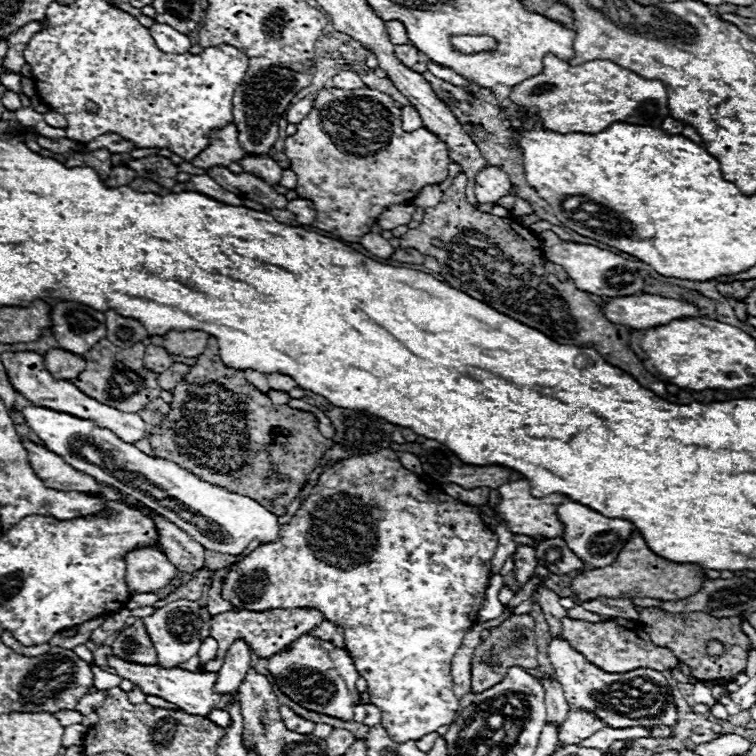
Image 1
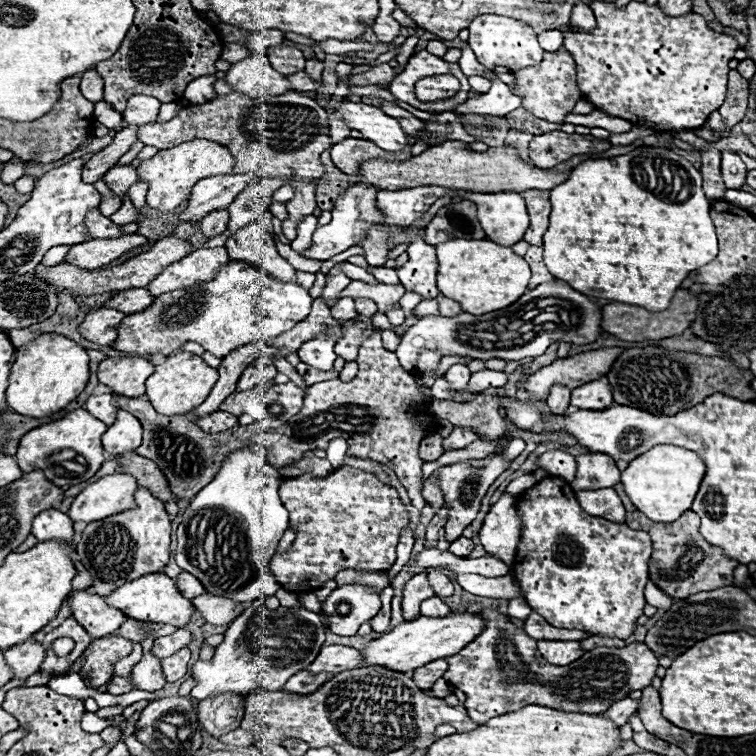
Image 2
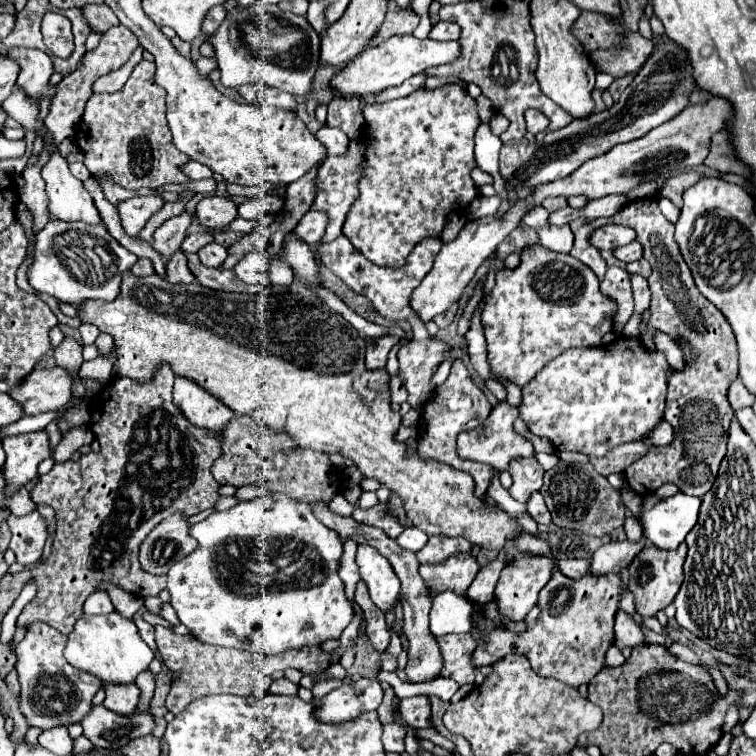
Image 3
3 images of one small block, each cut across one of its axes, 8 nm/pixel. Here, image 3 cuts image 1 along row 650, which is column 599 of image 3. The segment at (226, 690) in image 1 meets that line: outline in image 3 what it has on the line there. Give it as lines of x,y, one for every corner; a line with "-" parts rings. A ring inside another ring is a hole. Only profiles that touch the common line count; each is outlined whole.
602,226
590,234
590,244
598,250
614,250
618,246
630,244
636,232
628,226

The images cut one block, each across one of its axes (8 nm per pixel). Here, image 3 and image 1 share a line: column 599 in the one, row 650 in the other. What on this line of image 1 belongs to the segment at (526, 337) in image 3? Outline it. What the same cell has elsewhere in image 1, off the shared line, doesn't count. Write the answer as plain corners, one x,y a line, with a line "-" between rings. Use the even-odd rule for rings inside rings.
306,632
290,642
288,650
280,650
270,656
268,670
274,676
280,692
302,708
340,720
352,720
354,706
358,704
358,690
354,686
358,672
344,648
336,648
332,642
316,640
316,636
308,636

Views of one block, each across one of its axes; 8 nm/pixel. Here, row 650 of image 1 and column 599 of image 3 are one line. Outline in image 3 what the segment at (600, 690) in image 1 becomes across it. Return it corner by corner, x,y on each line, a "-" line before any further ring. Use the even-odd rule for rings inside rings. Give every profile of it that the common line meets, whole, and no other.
644,538
638,544
628,540
624,542
608,542
600,546
590,562
590,574
604,576
604,574
620,574
620,570
628,568
634,556
644,548

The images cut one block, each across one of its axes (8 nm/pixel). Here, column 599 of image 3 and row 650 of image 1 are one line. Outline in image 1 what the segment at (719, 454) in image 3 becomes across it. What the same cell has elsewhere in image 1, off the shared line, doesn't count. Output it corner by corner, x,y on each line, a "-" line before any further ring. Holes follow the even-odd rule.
290,608
290,610
262,610
262,612
248,612
248,610
240,610
240,612
224,612
218,614
210,620
210,636
218,642
218,654
212,662
206,664
206,672
218,672
224,656
230,648
232,642
240,640
240,638
274,638
274,648
284,648
288,642
292,642
296,636
300,636
302,632
314,628
316,624
320,624
320,620
326,620
318,610
314,608

